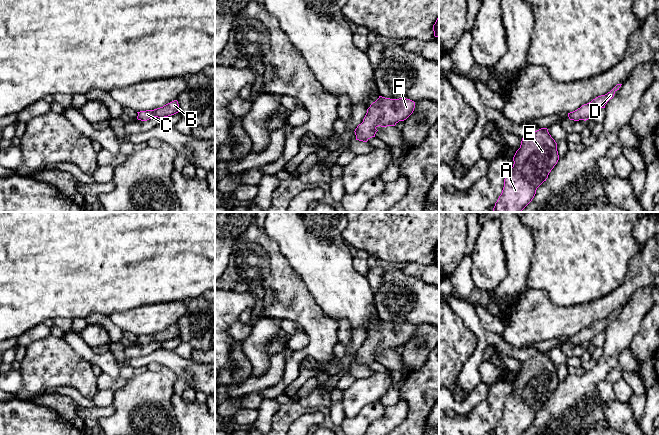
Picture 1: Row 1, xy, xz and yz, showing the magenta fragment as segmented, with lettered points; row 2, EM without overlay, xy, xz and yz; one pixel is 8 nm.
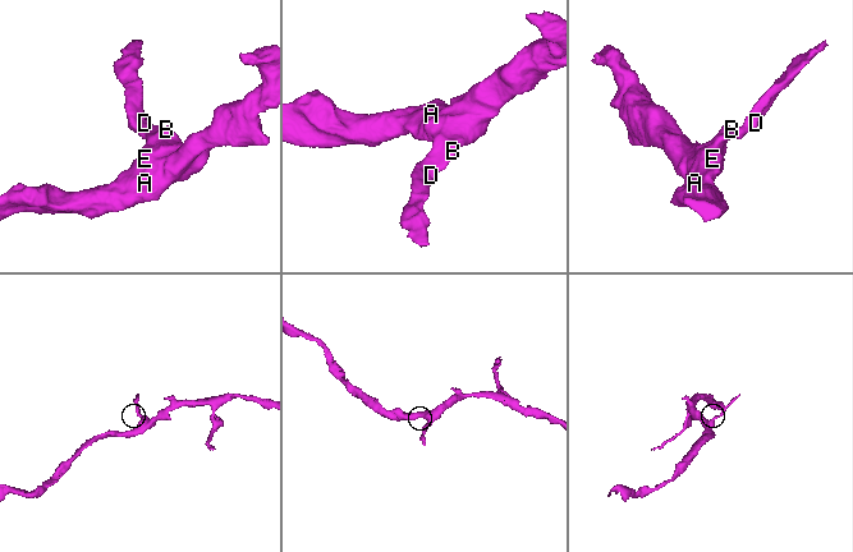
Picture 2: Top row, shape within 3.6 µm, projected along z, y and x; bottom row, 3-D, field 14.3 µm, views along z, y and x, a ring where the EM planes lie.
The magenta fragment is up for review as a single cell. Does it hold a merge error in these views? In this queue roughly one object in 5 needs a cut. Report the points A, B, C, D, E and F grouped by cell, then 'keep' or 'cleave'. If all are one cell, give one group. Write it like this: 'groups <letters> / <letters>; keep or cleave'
groups A B C D E F; keep

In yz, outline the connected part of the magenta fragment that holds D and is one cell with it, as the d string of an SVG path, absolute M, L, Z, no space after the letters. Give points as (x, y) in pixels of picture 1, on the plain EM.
M617 308L610 316L605 319L601 319L593 323L591 326L582 329L577 334L568 337L570 344L588 344L591 340L600 332L605 332L607 326L614 321L614 318L622 308Z

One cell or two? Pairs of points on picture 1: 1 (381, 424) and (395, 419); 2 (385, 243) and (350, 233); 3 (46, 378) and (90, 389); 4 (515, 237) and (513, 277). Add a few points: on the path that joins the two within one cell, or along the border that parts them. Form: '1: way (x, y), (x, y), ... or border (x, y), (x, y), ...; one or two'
1: way (384, 424), (392, 419); one
2: way (376, 234), (359, 233); one
3: way (57, 378), (79, 378); one
4: way (515, 247), (515, 267); one

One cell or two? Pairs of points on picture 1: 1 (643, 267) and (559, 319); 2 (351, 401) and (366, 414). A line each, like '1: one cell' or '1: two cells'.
1: one cell
2: two cells

